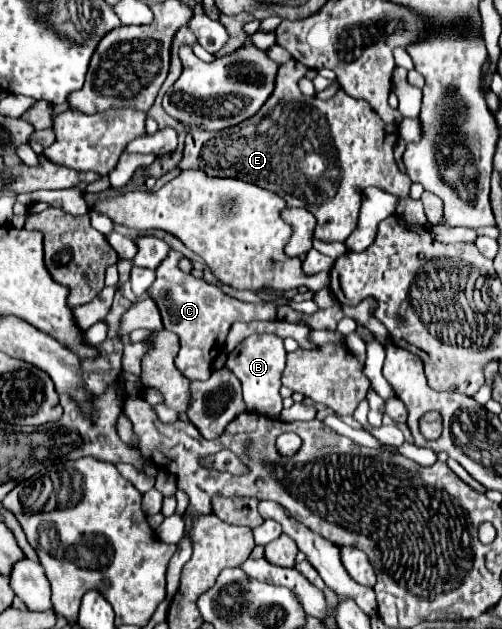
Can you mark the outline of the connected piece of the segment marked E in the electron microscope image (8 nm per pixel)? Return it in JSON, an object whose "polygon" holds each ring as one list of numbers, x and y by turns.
{"polygon":[[296,60,282,64,276,74,274,92,252,118,218,132,188,132,180,168,204,170,210,176,240,178,276,192,288,202,288,206,304,206,316,216,318,226,314,236,322,242,346,242,346,238,356,230,362,194,368,186,376,186,384,192,394,194,398,198,396,214,408,224,425,225,429,228,430,223,422,210,422,202,410,198,412,182,408,174,402,172,394,160,394,148,398,144,398,126,388,124,386,132,386,122,370,108,366,100,350,98,342,90,338,90,336,96,326,102,318,100,316,96,304,96,298,90,298,80,306,74,306,70,308,68,298,64]]}

